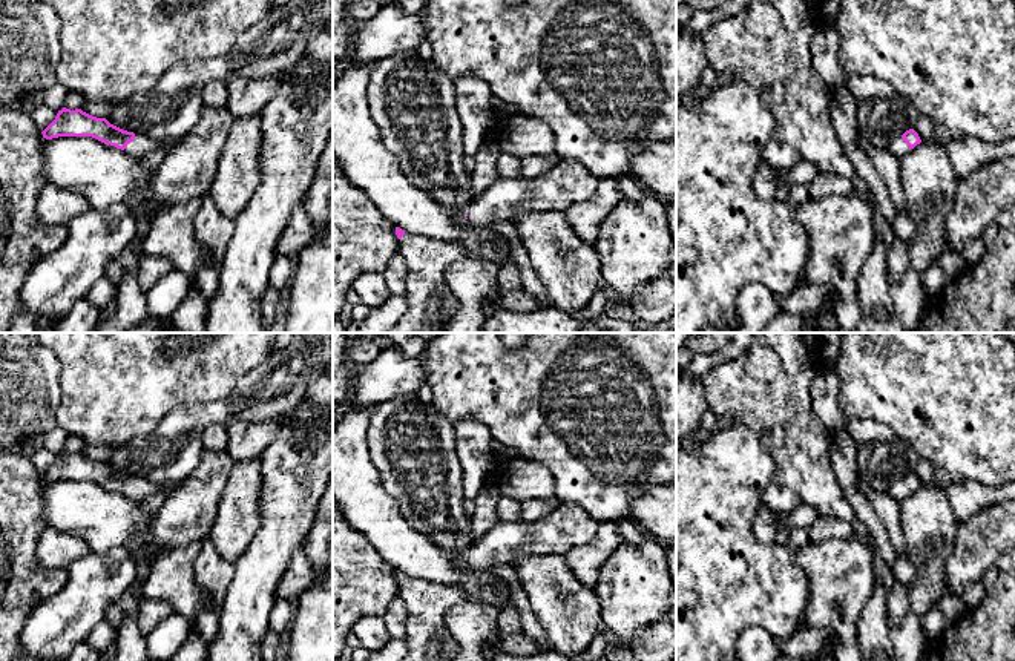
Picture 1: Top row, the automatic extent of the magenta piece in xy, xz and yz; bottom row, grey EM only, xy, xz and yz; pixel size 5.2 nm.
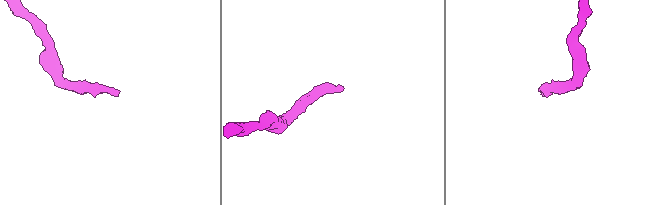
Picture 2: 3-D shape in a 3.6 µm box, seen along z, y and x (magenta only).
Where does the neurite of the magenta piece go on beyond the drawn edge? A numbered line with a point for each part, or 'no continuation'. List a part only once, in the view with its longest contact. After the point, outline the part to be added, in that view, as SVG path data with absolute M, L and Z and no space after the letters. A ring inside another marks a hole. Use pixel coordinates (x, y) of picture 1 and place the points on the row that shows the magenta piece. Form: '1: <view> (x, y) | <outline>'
1: xy (141, 144) | M135 133L133 141L129 143L124 150L132 156L143 158L153 150L167 153L175 144L176 141L158 141L141 133Z

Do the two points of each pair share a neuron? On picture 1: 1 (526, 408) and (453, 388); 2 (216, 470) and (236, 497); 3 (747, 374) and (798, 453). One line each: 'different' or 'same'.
1: same
2: different
3: same

